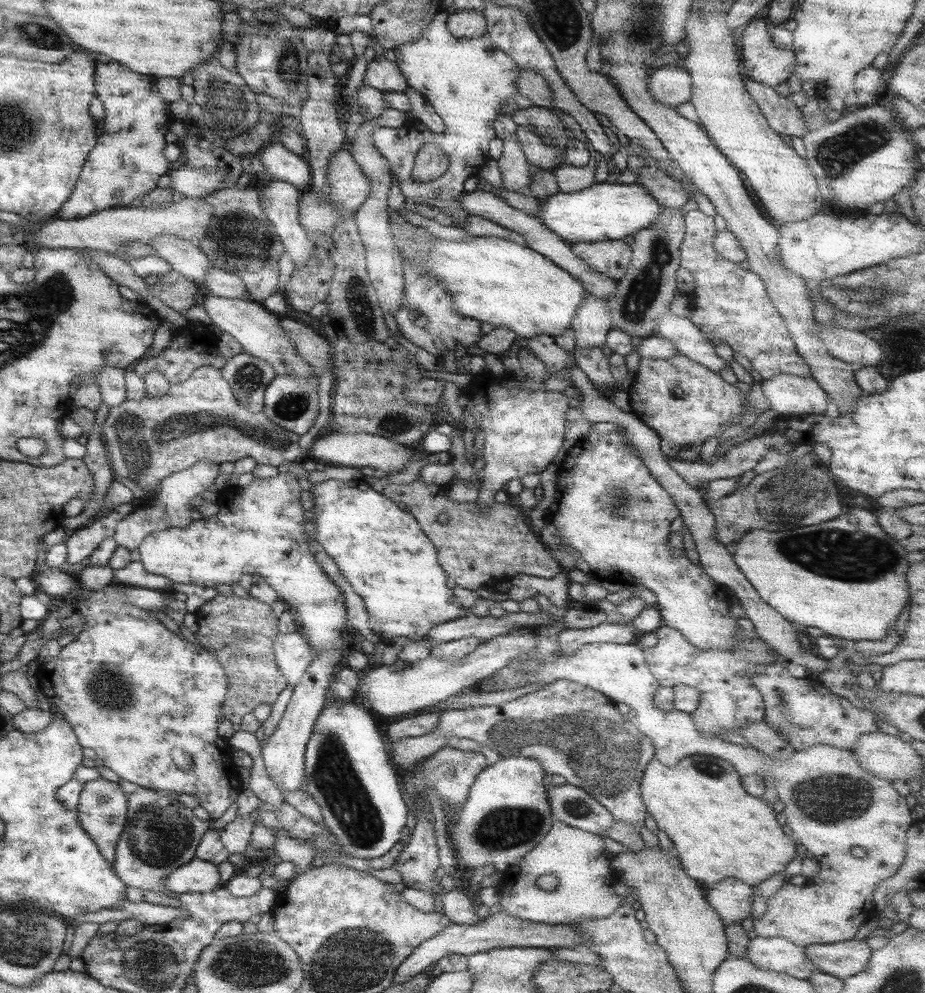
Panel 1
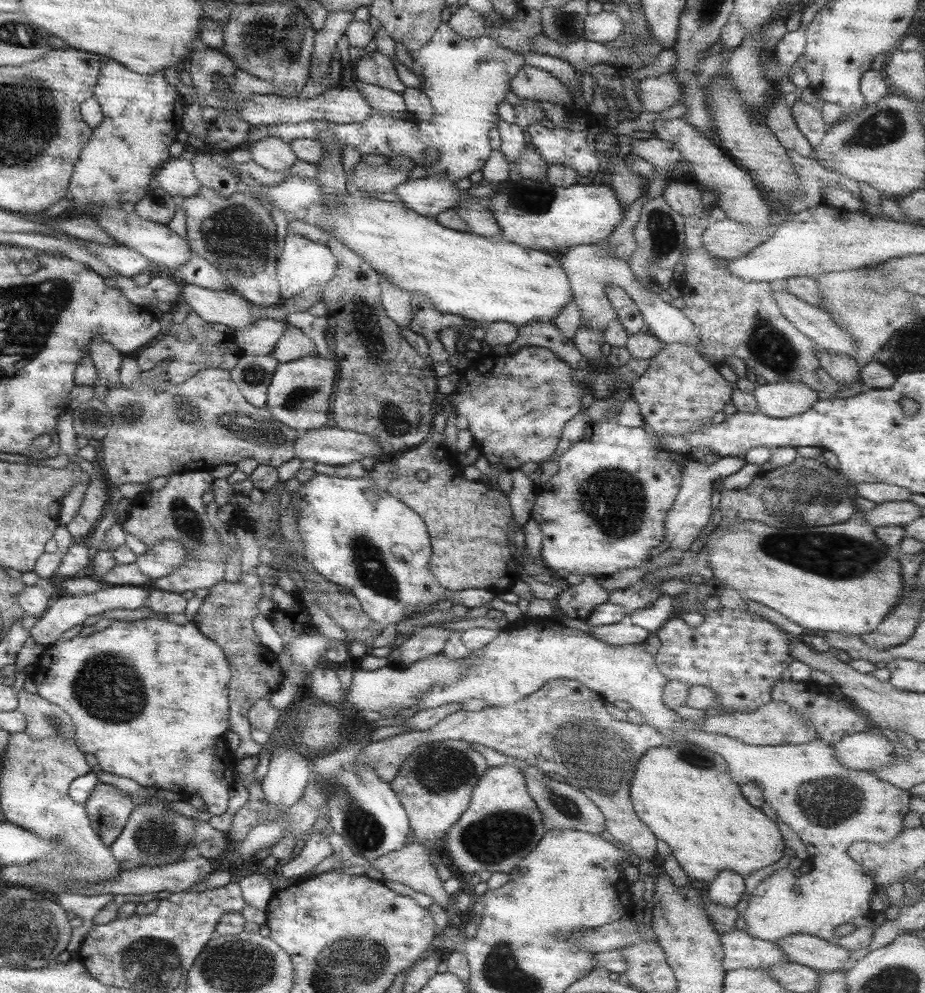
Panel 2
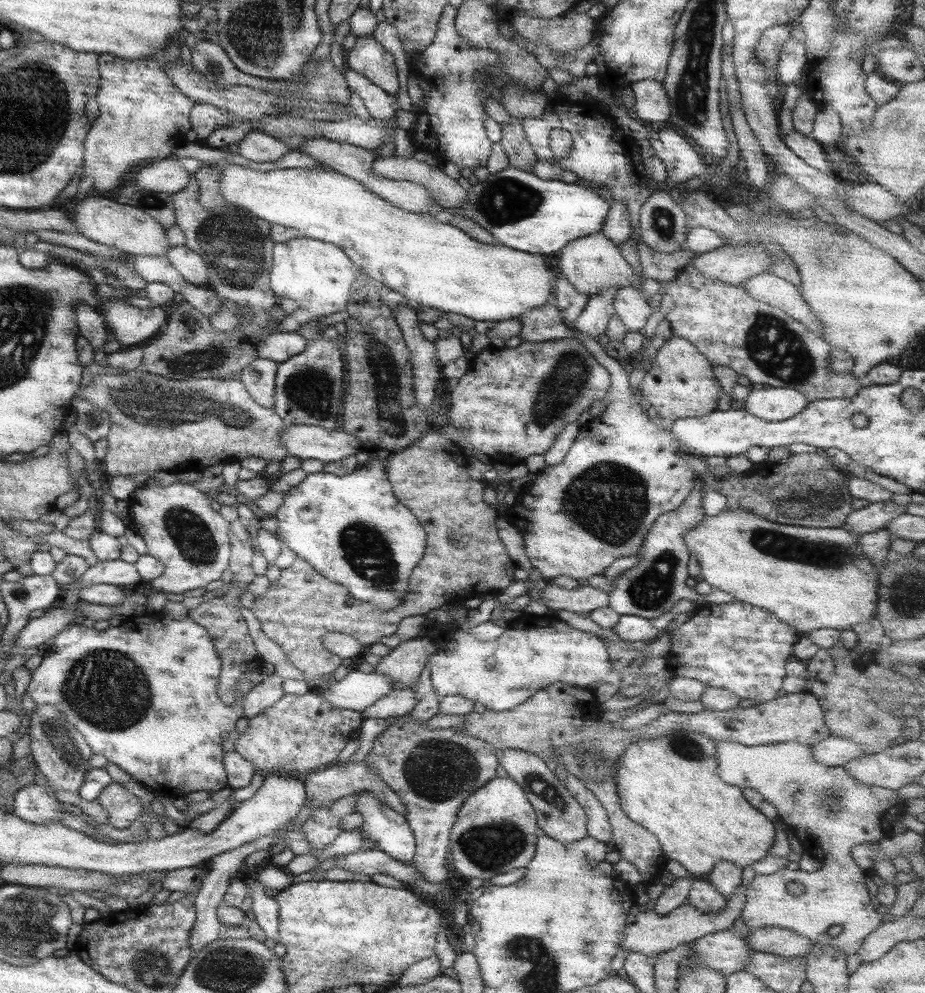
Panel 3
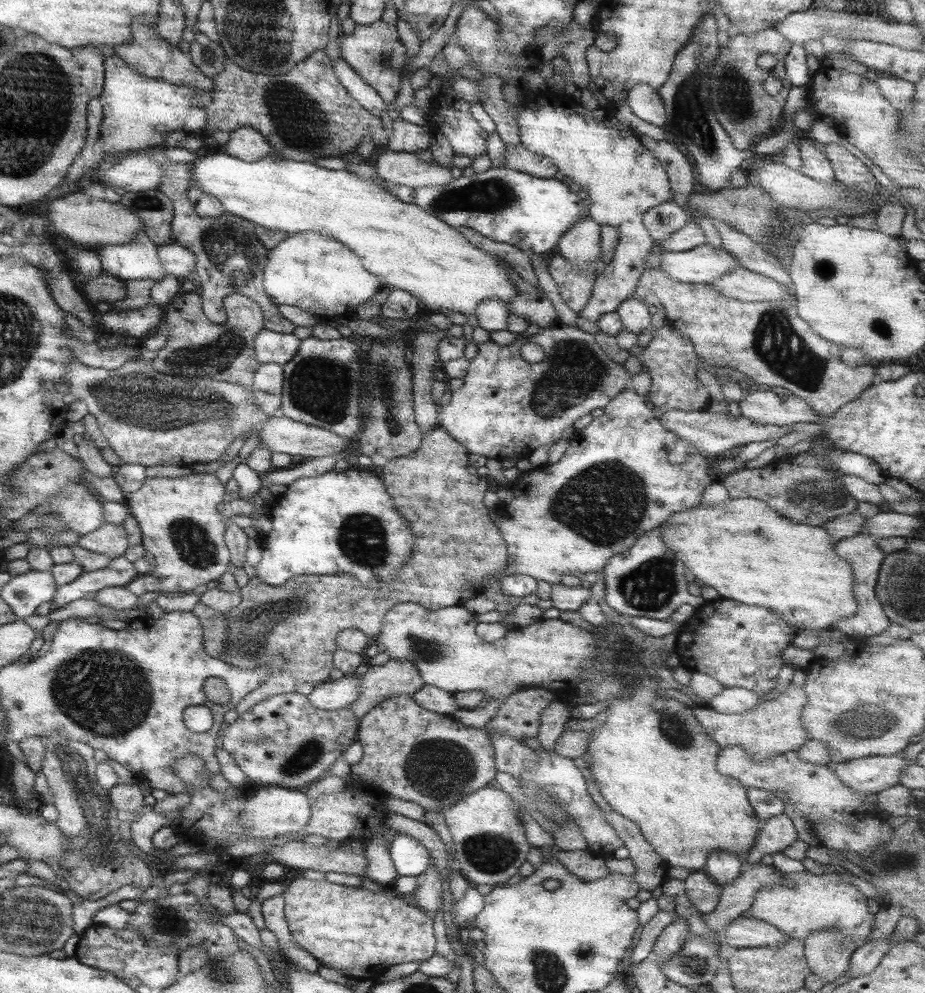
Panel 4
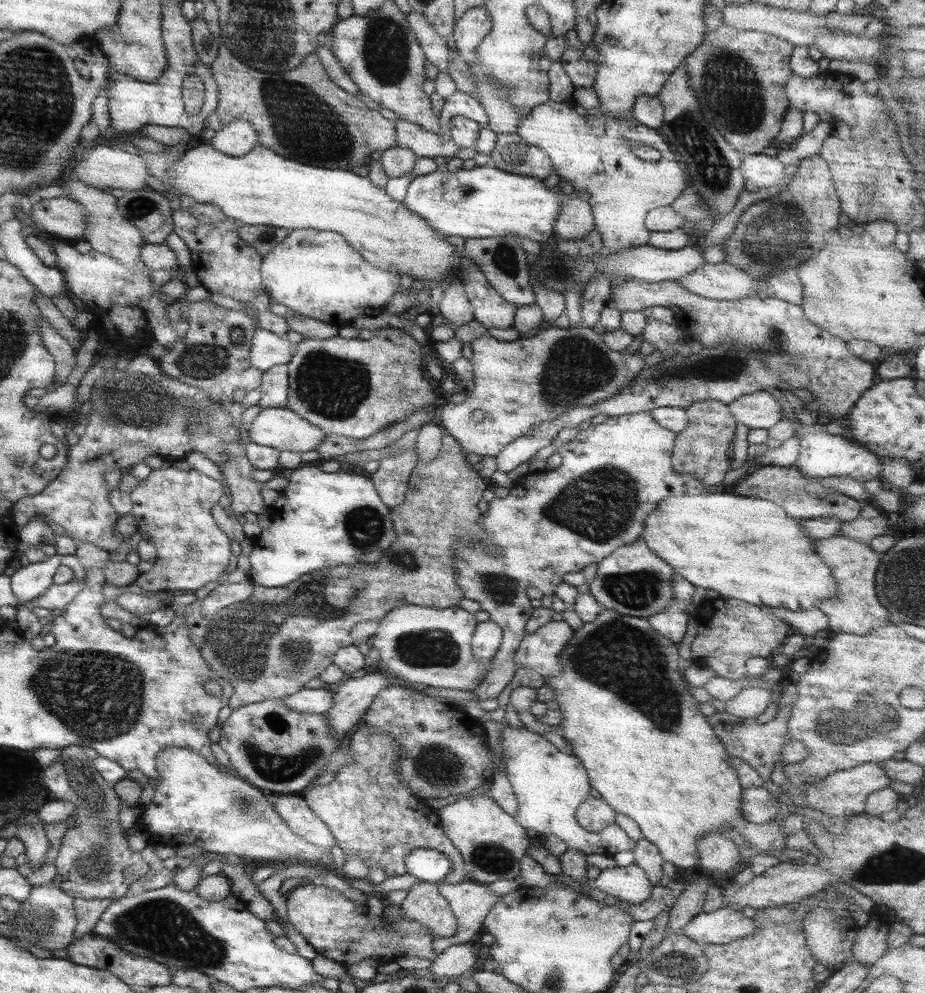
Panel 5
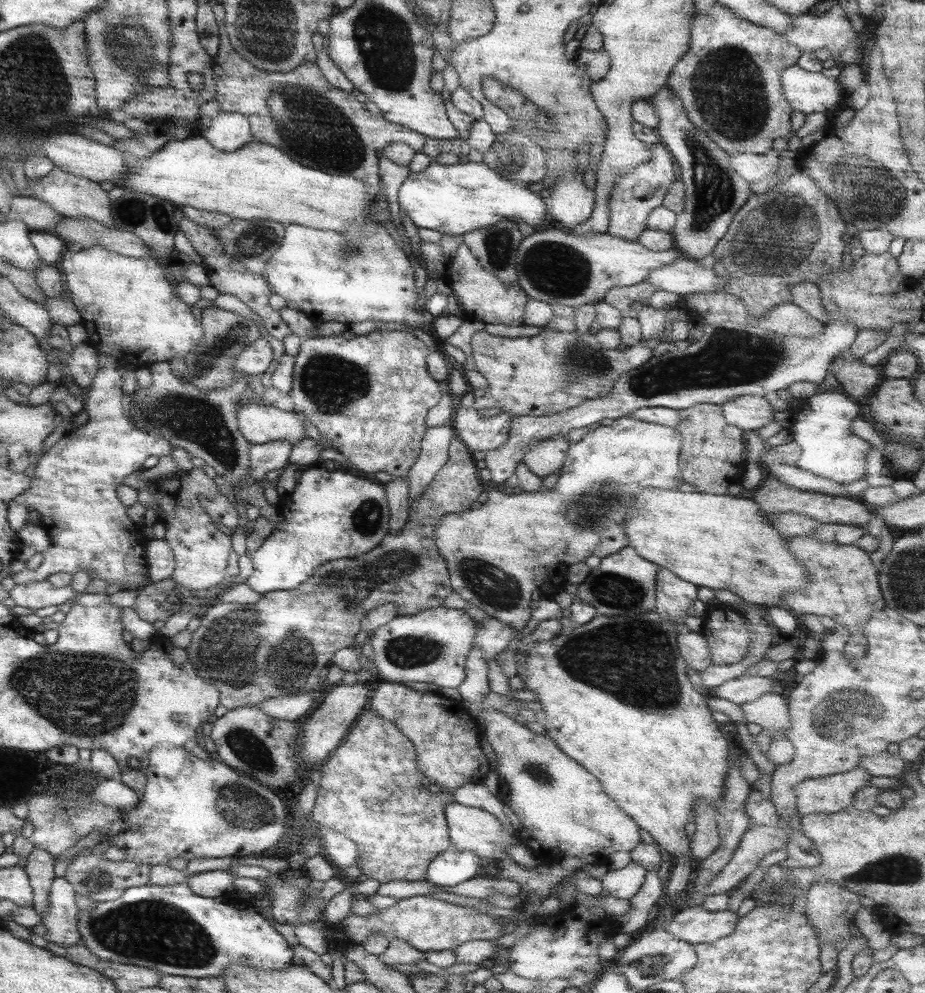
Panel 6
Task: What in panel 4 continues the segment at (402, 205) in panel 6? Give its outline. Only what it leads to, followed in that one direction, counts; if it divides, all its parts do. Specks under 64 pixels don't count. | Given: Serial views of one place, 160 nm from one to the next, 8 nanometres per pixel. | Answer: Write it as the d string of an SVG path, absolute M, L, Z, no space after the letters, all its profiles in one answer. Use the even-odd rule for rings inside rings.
M503 166L490 167L484 172L473 173L470 177L461 175L441 186L413 188L411 203L418 206L423 212L436 216L454 229L467 227L495 242L511 244L526 252L530 250L535 254L555 248L561 236L584 217L584 206L581 204L581 199L574 192L569 191L561 181L534 177L529 173L517 172Z

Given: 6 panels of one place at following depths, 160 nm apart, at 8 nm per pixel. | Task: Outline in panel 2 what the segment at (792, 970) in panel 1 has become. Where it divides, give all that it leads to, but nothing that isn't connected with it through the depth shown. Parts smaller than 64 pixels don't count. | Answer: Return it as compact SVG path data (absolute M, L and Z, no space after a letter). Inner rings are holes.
M734 929L718 934L718 937L723 952L721 966L725 972L737 968L765 971L773 965L788 962L781 948L775 943L753 938L745 931Z

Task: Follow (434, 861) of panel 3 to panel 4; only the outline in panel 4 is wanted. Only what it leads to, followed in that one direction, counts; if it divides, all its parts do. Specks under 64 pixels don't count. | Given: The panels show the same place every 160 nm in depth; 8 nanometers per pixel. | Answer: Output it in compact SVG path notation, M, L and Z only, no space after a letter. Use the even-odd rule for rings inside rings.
M412 695L387 697L358 720L356 740L361 745L361 760L350 766L350 778L360 780L401 800L418 804L427 812L441 816L443 809L455 804L470 792L483 788L498 771L494 768L493 747L484 729L467 728L448 715L421 708ZM433 861L428 862L427 868L416 876L416 887L412 892L415 906L430 917L441 907L441 878Z

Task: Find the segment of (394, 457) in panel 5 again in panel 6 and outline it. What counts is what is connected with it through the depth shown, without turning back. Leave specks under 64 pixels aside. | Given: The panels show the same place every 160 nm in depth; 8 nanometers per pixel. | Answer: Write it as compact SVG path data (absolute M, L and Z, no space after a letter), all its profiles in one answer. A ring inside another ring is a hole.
M391 478L382 488L388 507L388 534L393 536L393 533L399 532L407 522L409 488L406 478Z

